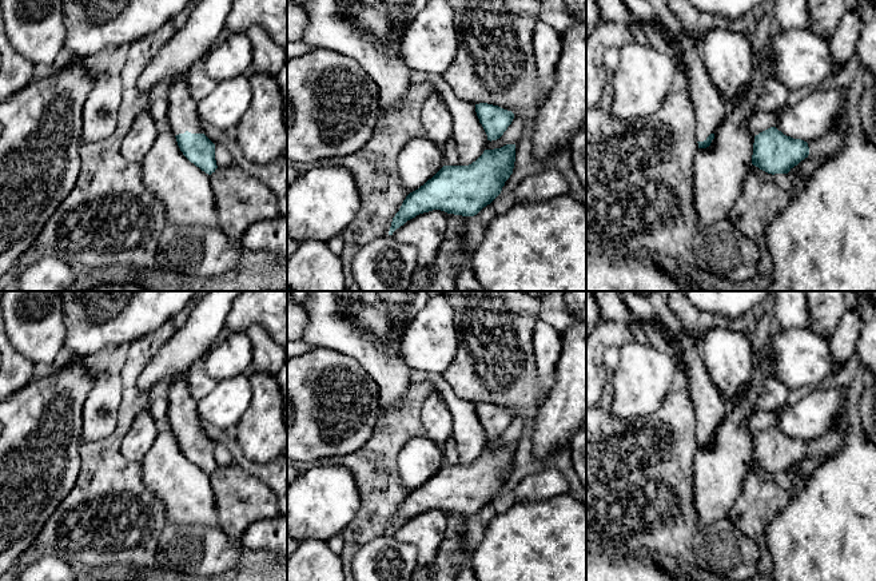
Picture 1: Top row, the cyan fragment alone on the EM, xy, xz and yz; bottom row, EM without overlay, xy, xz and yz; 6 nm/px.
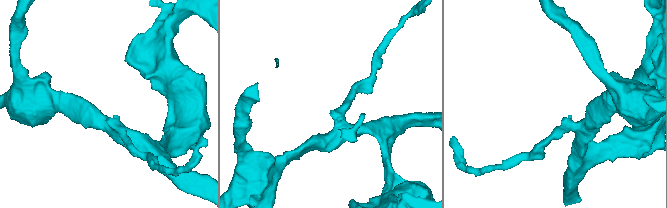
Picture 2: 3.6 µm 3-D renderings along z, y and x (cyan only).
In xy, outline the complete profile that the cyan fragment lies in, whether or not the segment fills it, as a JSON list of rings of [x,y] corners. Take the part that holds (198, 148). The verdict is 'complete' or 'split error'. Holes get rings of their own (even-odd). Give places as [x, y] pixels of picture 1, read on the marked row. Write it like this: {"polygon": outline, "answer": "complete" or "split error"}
{"polygon": [[[187,75],[176,79],[167,93],[168,123],[183,155],[206,174],[218,168],[215,144],[203,134],[198,102],[190,93]]], "answer": "split error"}

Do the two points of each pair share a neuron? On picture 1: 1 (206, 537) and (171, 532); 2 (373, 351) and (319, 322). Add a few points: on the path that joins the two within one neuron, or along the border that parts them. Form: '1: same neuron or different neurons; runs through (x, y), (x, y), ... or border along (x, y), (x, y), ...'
1: same neuron; runs through (198, 537), (179, 537)
2: same neuron; runs through (359, 338), (343, 323), (333, 322)

